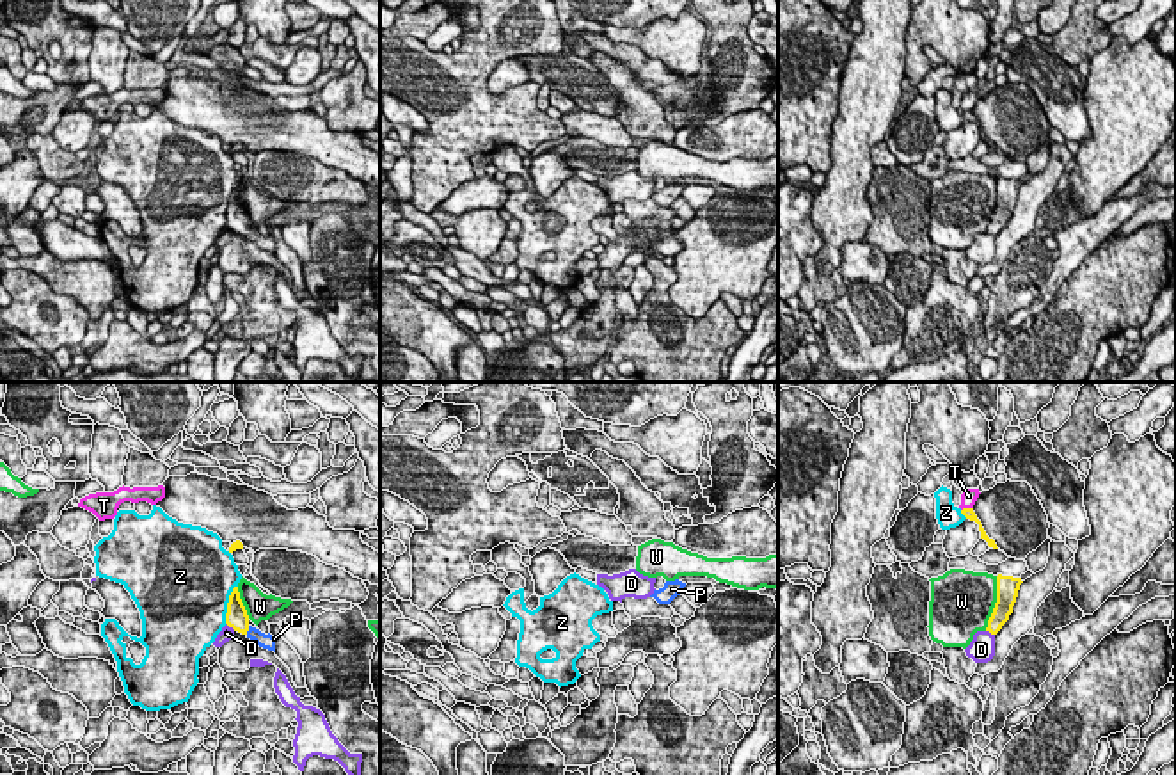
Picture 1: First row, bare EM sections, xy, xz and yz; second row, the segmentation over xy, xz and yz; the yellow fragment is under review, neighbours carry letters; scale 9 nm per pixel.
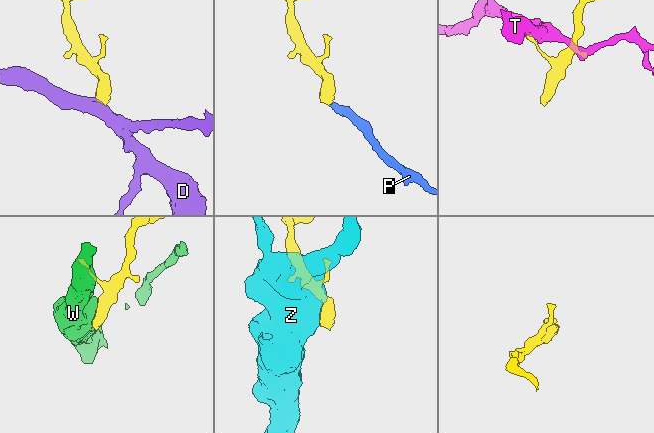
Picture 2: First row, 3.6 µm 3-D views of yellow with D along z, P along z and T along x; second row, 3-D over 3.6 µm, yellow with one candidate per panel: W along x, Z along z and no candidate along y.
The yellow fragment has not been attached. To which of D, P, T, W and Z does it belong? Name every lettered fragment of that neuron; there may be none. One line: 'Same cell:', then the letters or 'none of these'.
Same cell: P

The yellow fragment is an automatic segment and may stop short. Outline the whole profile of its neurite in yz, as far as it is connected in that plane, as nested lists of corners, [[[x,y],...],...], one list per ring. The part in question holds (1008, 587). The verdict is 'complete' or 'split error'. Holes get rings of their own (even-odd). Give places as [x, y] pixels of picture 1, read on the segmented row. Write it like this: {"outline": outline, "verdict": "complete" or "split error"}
{"outline": [[[997,576],[997,603],[986,627],[991,635],[997,635],[1009,620],[1021,583],[1021,578]]], "verdict": "complete"}

